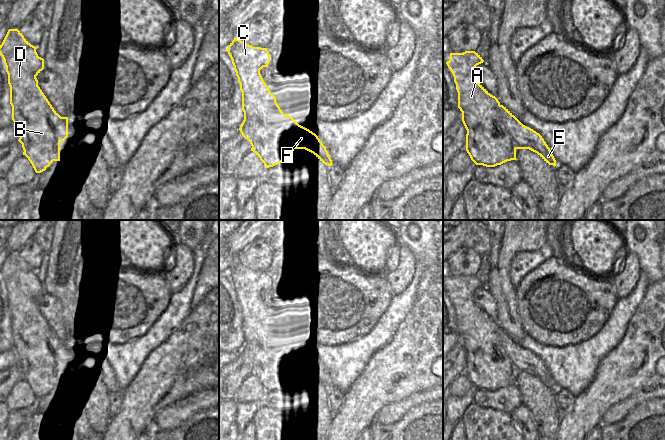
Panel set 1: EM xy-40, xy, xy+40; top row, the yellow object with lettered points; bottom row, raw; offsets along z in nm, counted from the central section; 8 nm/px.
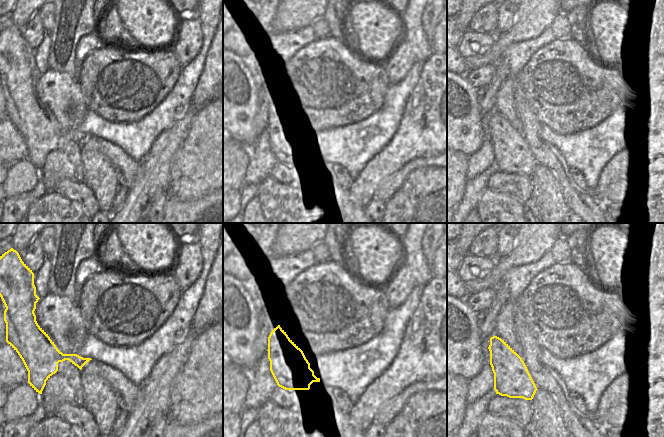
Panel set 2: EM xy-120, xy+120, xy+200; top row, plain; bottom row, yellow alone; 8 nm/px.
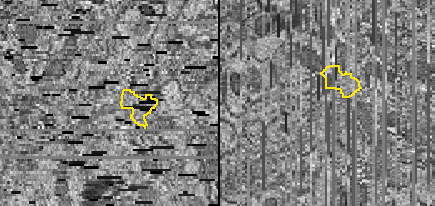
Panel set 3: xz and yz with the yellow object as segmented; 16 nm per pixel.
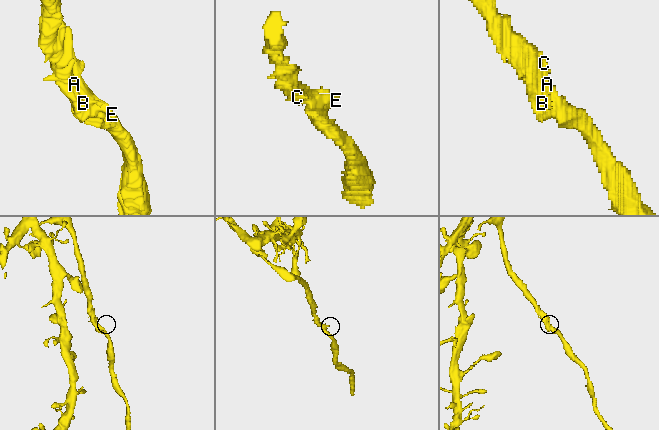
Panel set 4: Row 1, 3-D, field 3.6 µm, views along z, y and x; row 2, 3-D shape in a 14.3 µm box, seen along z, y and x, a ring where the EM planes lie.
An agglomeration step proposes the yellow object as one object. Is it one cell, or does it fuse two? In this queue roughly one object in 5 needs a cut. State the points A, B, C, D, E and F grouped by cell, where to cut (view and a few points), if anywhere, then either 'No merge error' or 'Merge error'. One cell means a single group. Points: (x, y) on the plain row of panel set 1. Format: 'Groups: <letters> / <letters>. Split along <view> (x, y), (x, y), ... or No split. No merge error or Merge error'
Groups: A B C D E F. No split. No merge error.

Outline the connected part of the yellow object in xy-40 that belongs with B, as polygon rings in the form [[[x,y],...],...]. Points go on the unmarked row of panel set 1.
[[[9,253],[2,268],[0,279],[4,284],[10,310],[12,344],[20,360],[25,379],[36,397],[41,397],[53,385],[60,385],[60,366],[68,361],[68,341],[61,341],[52,331],[40,311],[36,300],[44,293],[44,283],[18,253]]]

